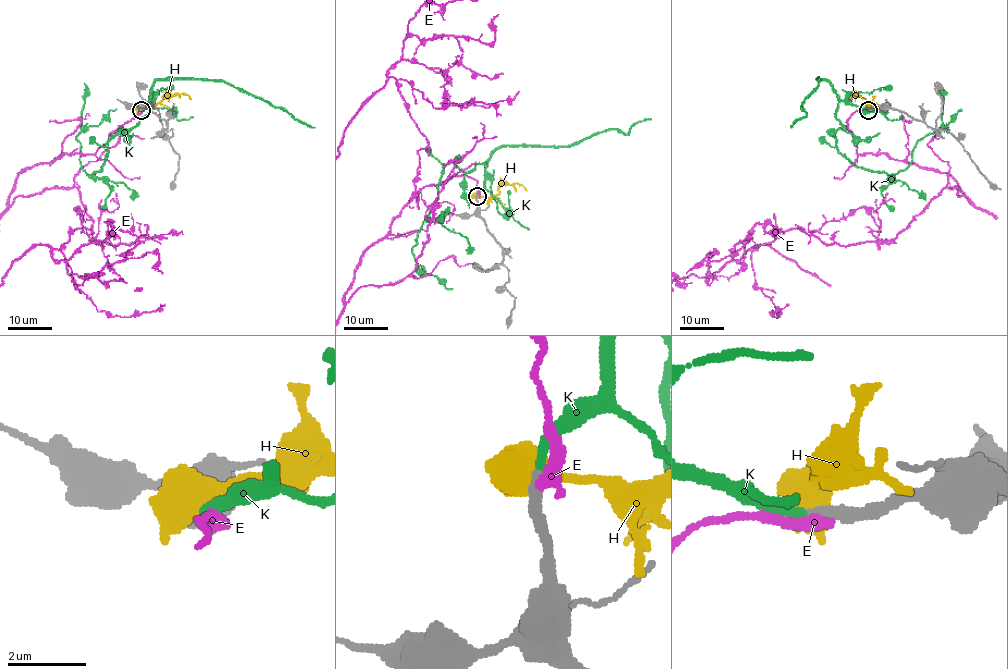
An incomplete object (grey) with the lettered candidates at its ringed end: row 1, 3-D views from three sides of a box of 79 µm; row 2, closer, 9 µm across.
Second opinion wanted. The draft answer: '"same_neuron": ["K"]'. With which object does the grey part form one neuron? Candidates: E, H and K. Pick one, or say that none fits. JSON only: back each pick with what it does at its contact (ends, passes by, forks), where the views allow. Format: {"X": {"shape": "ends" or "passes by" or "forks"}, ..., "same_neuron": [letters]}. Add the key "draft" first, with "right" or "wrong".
{"draft": "right", "K": {"shape": "ends"}, "same_neuron": ["K"]}

